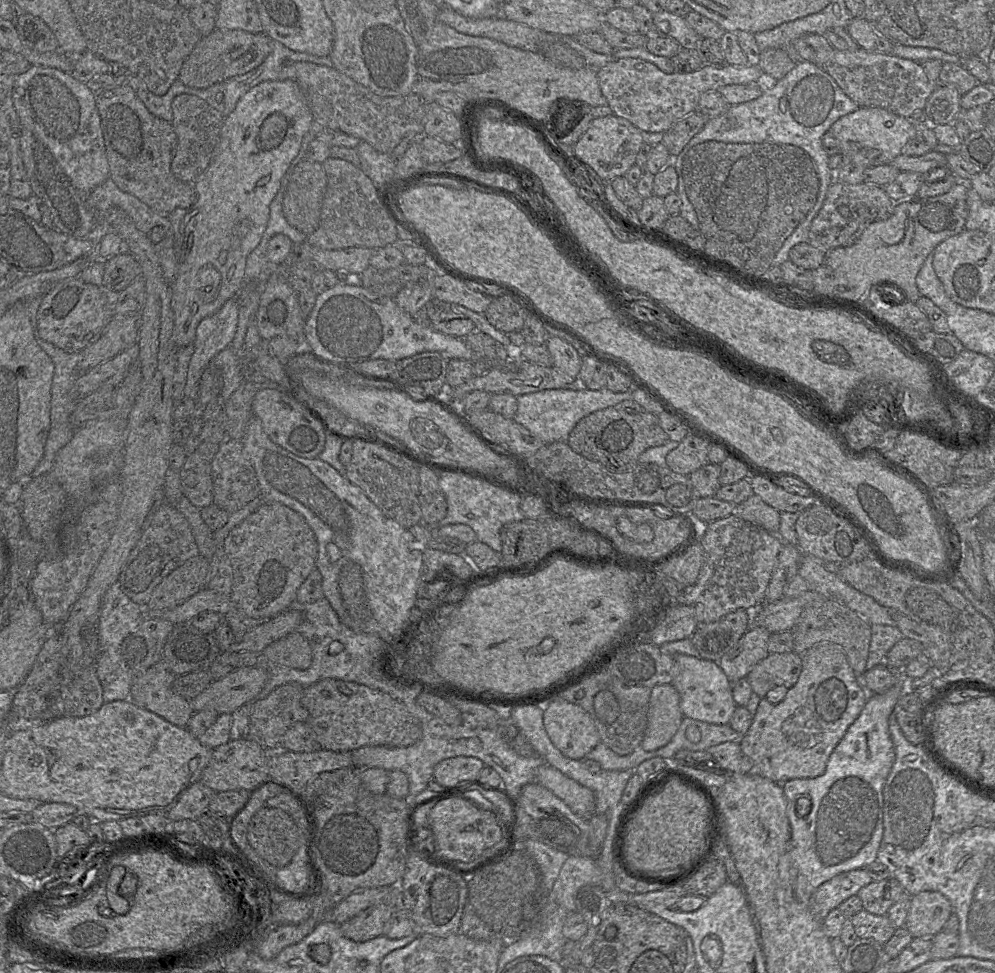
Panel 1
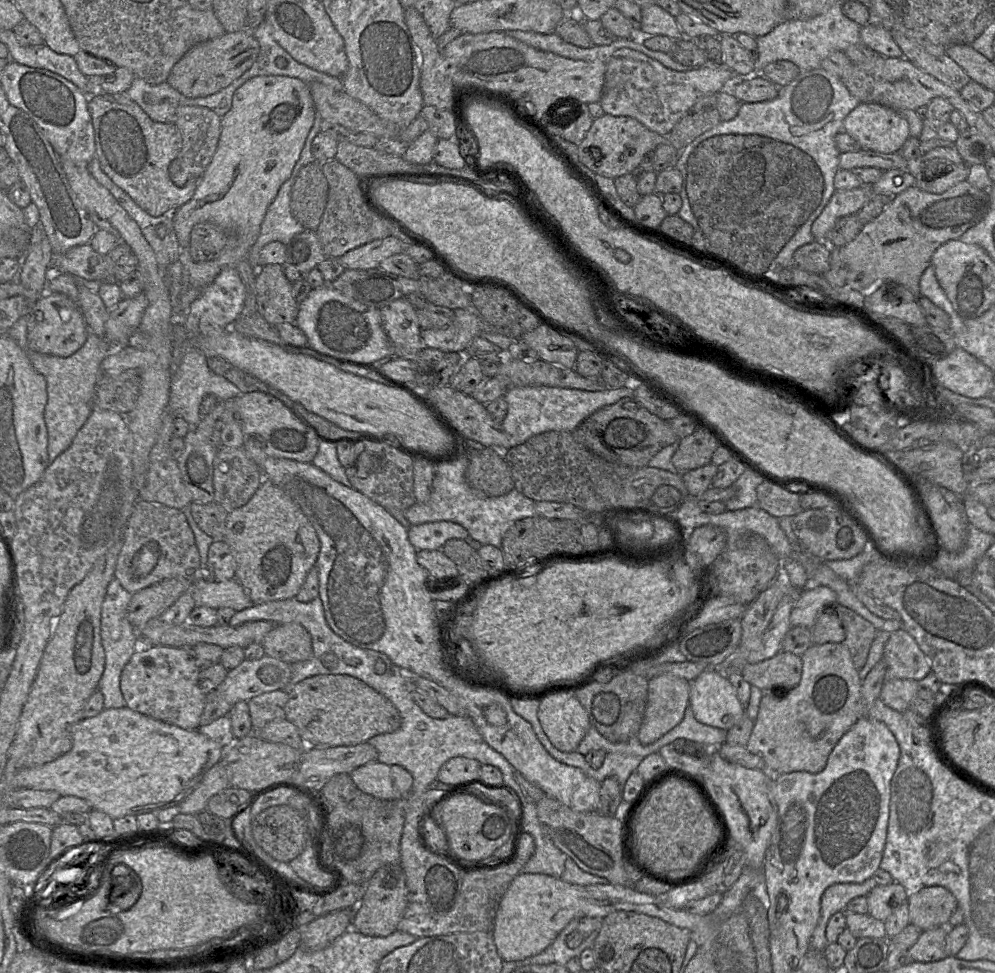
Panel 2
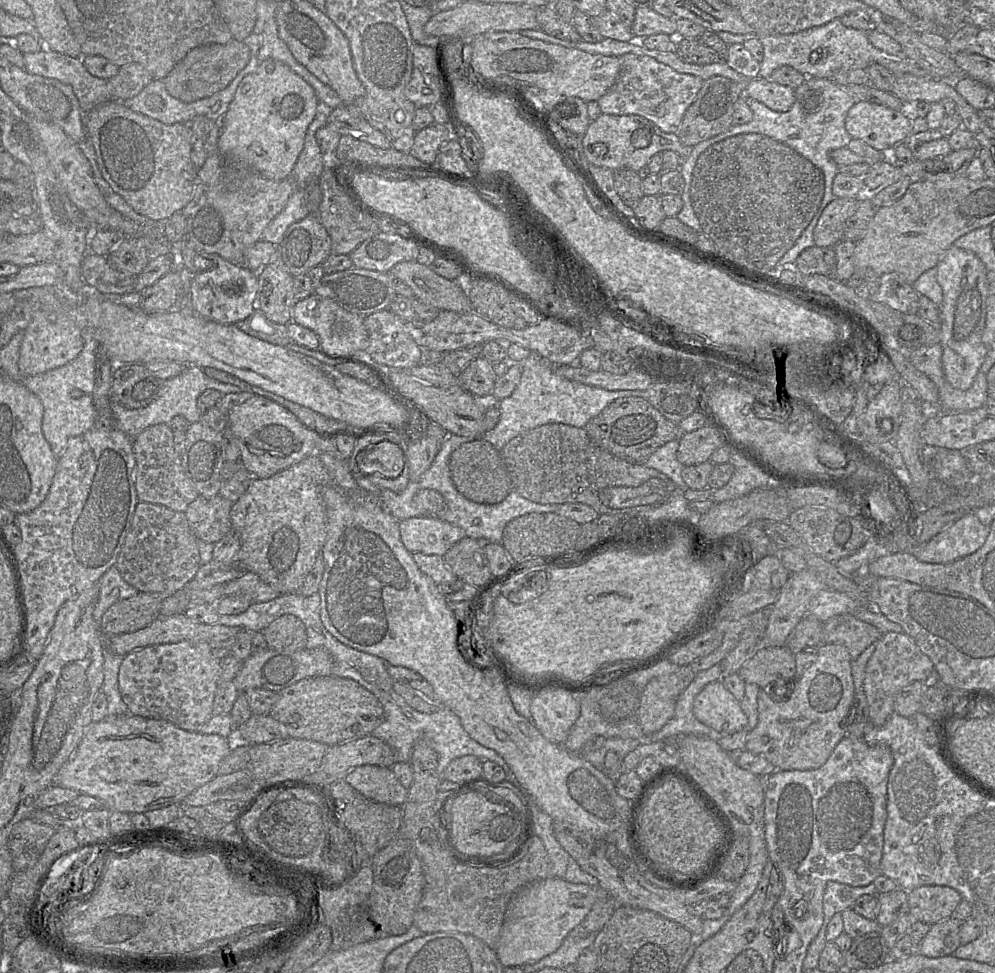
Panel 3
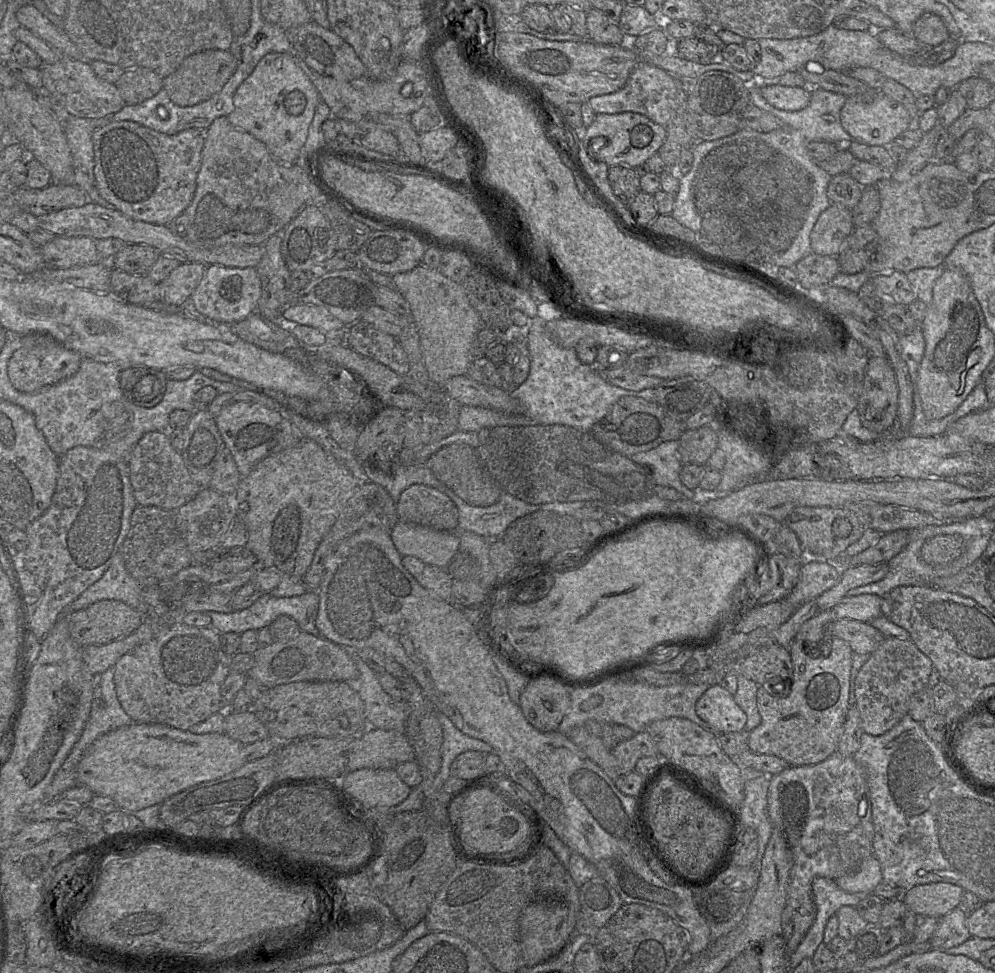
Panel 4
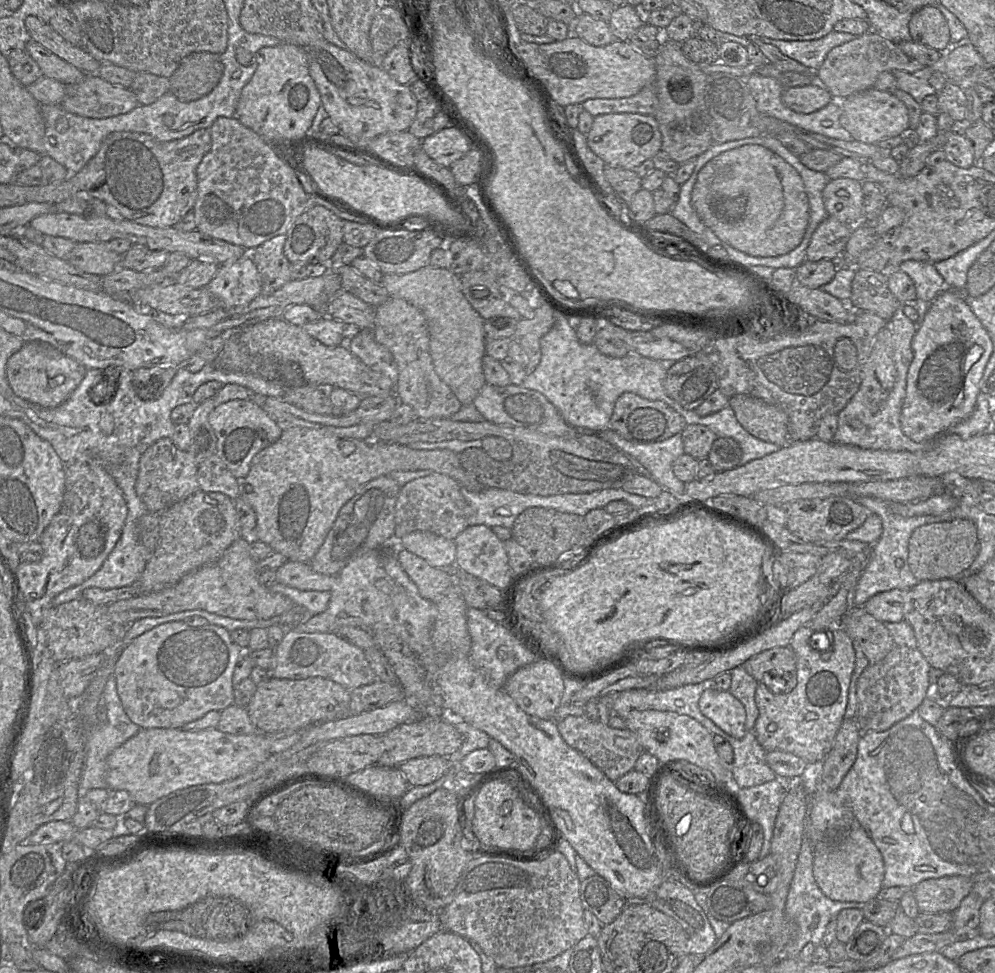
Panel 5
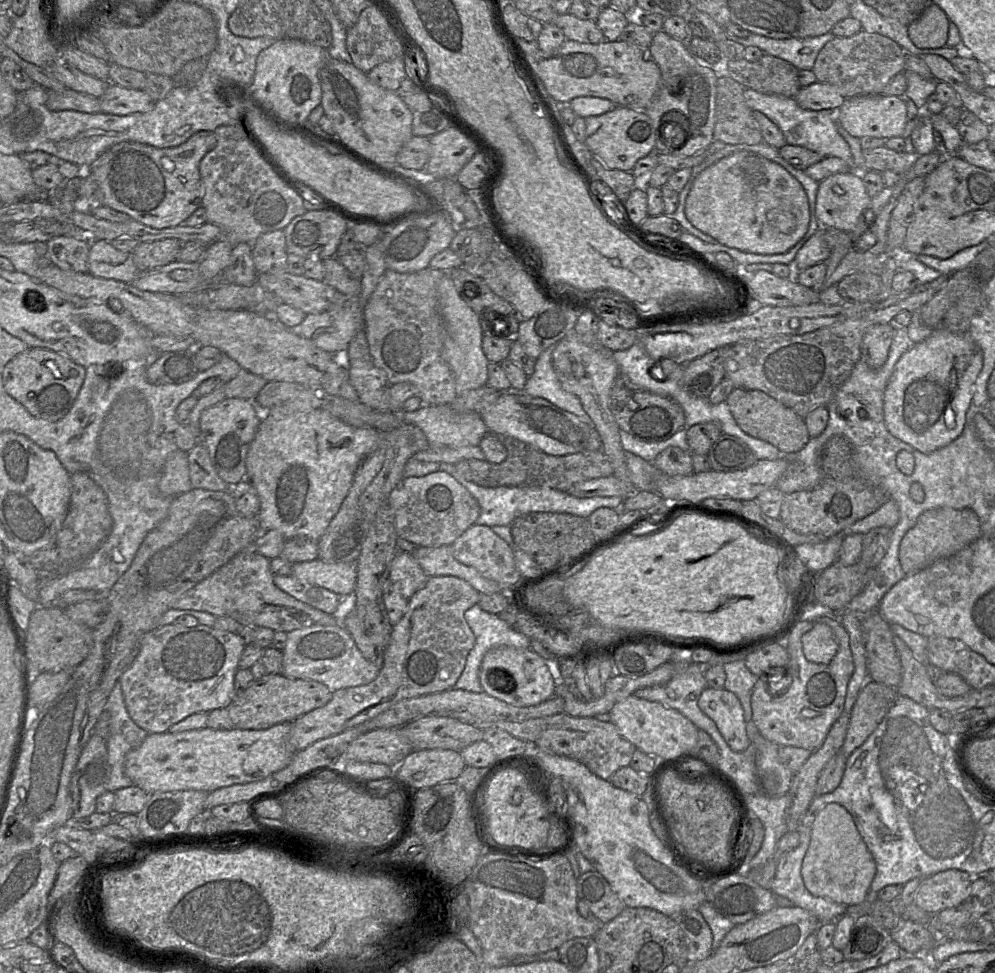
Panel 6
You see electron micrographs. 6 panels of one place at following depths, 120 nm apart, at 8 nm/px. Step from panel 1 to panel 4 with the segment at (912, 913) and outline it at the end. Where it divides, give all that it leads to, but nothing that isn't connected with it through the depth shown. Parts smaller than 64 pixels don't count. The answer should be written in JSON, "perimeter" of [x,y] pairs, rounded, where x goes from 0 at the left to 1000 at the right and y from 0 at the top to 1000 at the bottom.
{"perimeter":[[[939,906],[921,910],[907,917],[907,924],[922,940],[946,943],[965,931],[969,914],[961,909]]]}

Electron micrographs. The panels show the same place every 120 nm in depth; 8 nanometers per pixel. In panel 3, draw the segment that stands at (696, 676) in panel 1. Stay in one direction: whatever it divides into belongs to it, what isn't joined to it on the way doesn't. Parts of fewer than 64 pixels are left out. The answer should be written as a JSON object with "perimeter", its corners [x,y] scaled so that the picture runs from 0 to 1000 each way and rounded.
{"perimeter":[[[725,699],[711,703],[698,716],[696,734],[713,747],[719,756],[731,755],[750,748],[752,738],[744,721]]]}

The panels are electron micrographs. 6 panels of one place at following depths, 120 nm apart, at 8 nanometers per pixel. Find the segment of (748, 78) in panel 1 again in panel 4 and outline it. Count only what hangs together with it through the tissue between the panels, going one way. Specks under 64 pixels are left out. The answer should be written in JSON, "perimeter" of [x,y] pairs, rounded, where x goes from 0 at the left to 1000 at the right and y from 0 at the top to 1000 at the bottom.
{"perimeter":[[[642,63],[632,77],[632,80],[623,92],[598,99],[592,102],[591,107],[598,117],[619,117],[637,115],[649,119],[654,124],[669,131],[679,114],[679,100],[685,83],[669,72],[649,63]]]}

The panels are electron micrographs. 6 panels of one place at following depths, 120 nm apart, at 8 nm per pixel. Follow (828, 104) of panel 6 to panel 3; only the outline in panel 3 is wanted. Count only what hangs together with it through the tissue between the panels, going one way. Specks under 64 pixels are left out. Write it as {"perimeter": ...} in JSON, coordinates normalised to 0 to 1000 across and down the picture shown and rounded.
{"perimeter":[[[764,78],[749,83],[748,99],[769,107],[781,115],[791,115],[799,104],[797,90]]]}

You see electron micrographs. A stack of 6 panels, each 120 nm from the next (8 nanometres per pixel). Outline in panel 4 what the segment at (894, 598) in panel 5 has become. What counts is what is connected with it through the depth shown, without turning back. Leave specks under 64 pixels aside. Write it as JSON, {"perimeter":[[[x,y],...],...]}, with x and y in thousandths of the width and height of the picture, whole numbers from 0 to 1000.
{"perimeter":[[[879,610],[849,613],[835,627],[839,636],[857,636],[873,639],[885,632],[886,615]]]}

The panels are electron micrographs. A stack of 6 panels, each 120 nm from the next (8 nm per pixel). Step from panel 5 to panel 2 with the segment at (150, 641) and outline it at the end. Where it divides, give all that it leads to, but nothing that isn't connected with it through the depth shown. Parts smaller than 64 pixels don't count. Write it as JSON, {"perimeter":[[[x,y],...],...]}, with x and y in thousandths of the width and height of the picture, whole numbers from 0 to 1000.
{"perimeter":[[[142,662],[121,695],[121,708],[127,727],[186,750],[197,750],[207,717],[199,705],[200,691],[201,687],[189,666]]]}

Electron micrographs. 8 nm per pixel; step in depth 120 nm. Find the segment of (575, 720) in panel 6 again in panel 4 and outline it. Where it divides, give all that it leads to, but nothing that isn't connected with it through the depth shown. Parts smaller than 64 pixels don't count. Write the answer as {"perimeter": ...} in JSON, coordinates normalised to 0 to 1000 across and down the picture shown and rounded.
{"perimeter":[[[587,745],[574,750],[572,760],[615,802],[637,792],[642,779],[663,778],[658,763],[649,751],[623,762],[615,771],[608,768],[603,757],[593,754]]]}

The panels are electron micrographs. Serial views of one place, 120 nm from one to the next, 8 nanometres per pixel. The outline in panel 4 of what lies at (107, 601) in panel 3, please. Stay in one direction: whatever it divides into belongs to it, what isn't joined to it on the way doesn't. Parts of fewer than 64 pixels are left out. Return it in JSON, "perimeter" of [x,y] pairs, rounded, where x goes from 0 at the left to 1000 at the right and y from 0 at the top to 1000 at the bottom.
{"perimeter":[[[120,564],[102,594],[71,619],[69,626],[77,628],[101,617],[118,617],[146,633],[150,631],[151,625],[142,614],[142,603],[128,587]]]}

